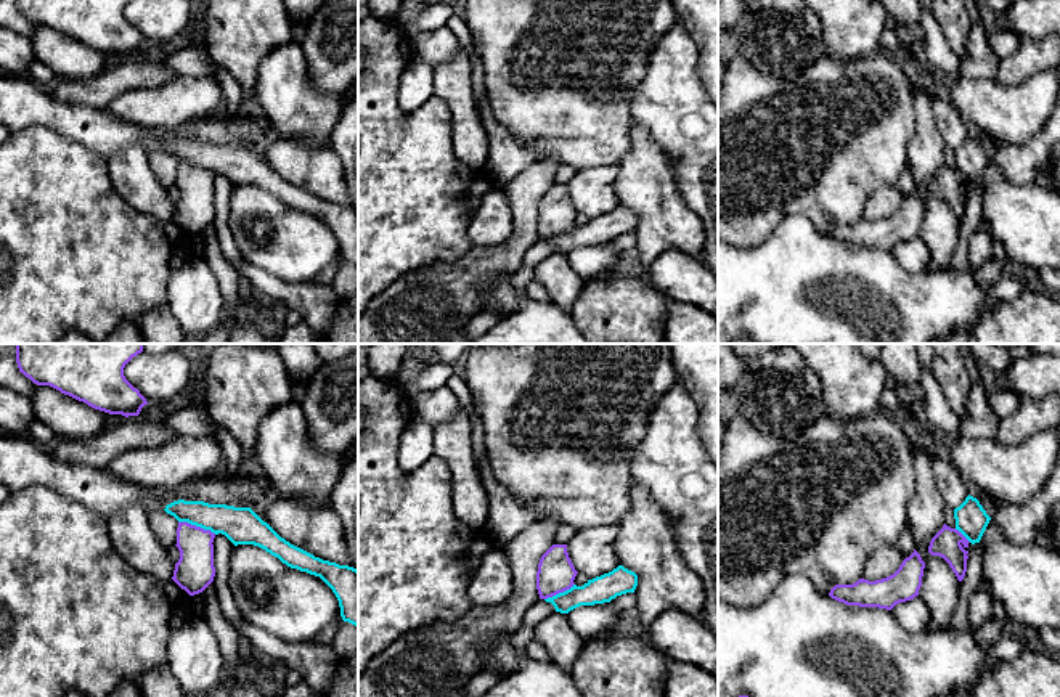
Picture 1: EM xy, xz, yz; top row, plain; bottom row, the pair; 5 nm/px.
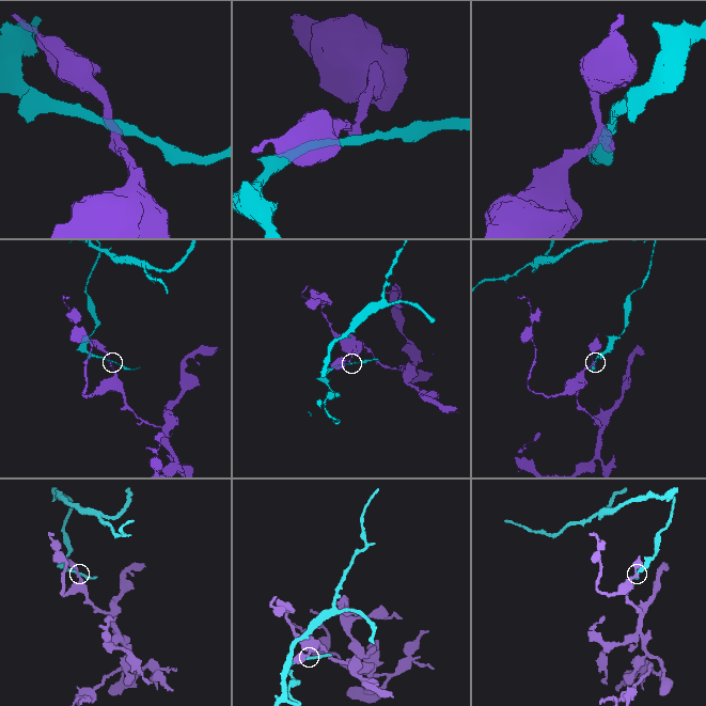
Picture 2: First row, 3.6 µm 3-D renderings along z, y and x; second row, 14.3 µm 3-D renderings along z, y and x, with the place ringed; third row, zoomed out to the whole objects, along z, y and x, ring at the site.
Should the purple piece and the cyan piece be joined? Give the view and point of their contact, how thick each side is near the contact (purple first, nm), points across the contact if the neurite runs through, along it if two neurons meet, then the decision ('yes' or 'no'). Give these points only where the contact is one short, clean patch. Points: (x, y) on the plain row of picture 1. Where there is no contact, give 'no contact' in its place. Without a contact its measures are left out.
contact xy (198, 167); calibres 200 and 190 nm; border xy (179, 161), (187, 161), (216, 174); no

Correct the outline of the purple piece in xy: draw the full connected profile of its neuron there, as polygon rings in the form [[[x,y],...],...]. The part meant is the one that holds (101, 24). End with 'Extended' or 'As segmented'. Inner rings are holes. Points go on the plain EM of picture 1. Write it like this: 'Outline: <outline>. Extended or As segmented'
Outline: [[[16,0],[19,13],[37,26],[50,26],[88,47],[138,56],[146,39],[124,16],[130,0]]]. As segmented

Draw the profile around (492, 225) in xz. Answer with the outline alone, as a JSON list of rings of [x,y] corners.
[[[496,186],[480,201],[467,238],[474,247],[491,247],[504,244],[511,234],[512,212],[504,191]]]

